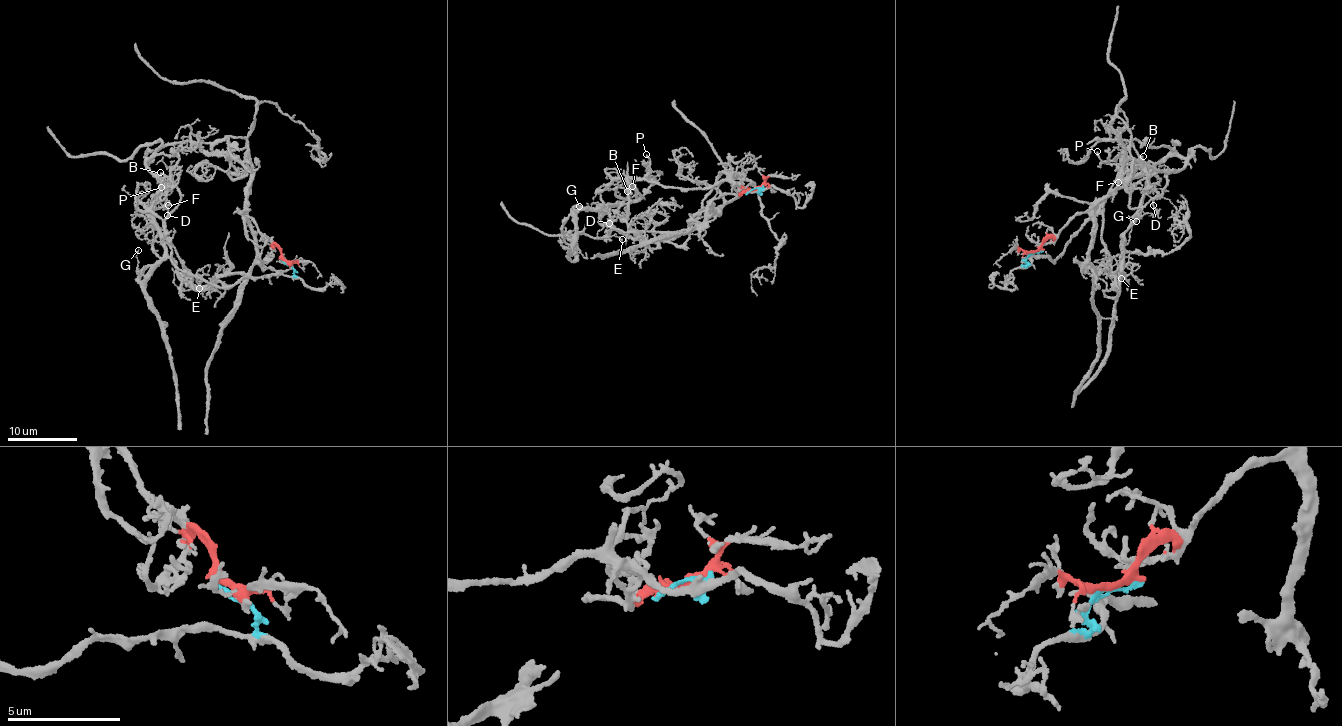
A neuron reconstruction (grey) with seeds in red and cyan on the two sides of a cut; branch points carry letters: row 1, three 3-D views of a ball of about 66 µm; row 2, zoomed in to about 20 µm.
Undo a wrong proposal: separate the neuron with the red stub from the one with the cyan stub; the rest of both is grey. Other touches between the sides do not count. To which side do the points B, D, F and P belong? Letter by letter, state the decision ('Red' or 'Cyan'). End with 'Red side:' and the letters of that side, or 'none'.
B: Cyan
D: Cyan
F: Cyan
P: Cyan
Red side: none

